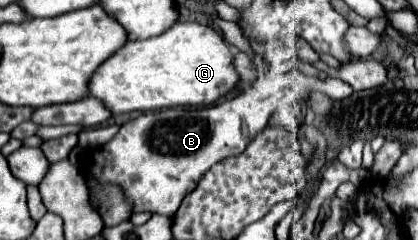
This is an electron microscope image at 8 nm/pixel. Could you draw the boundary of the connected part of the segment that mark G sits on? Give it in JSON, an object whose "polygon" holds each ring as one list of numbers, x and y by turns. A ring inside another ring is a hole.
{"polygon":[[176,23,172,29,158,37,150,37,144,41,130,41,120,51,116,51,106,63,102,63,90,79,90,95,104,101,104,105,114,113,130,113,130,111,158,111,166,107,198,107,212,105,220,97,228,95,240,83,240,75,234,67,234,53,224,39,224,35,200,23]]}

